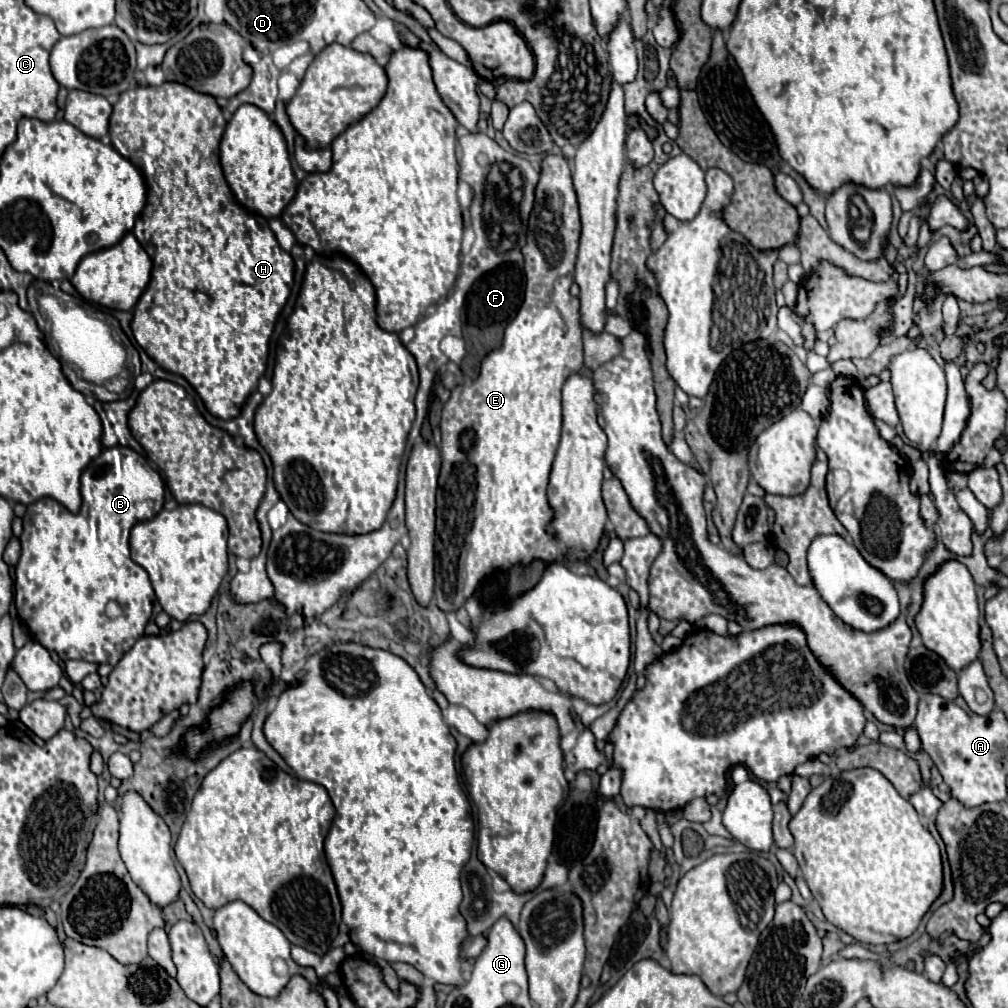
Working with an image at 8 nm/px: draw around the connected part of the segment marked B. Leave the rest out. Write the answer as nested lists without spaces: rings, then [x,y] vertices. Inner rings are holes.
[[[113,446],[103,448],[103,452],[83,470],[81,496],[83,504],[77,514],[61,504],[53,504],[51,498],[41,498],[27,506],[23,534],[19,538],[21,558],[15,566],[15,606],[29,636],[41,642],[49,652],[57,652],[61,660],[73,658],[115,666],[137,638],[143,636],[155,600],[147,572],[129,556],[129,532],[137,522],[147,522],[161,512],[165,486],[159,472],[145,462],[143,456],[131,448]],[[109,600],[121,604],[123,614],[119,618],[109,618],[105,614],[105,604]]]

